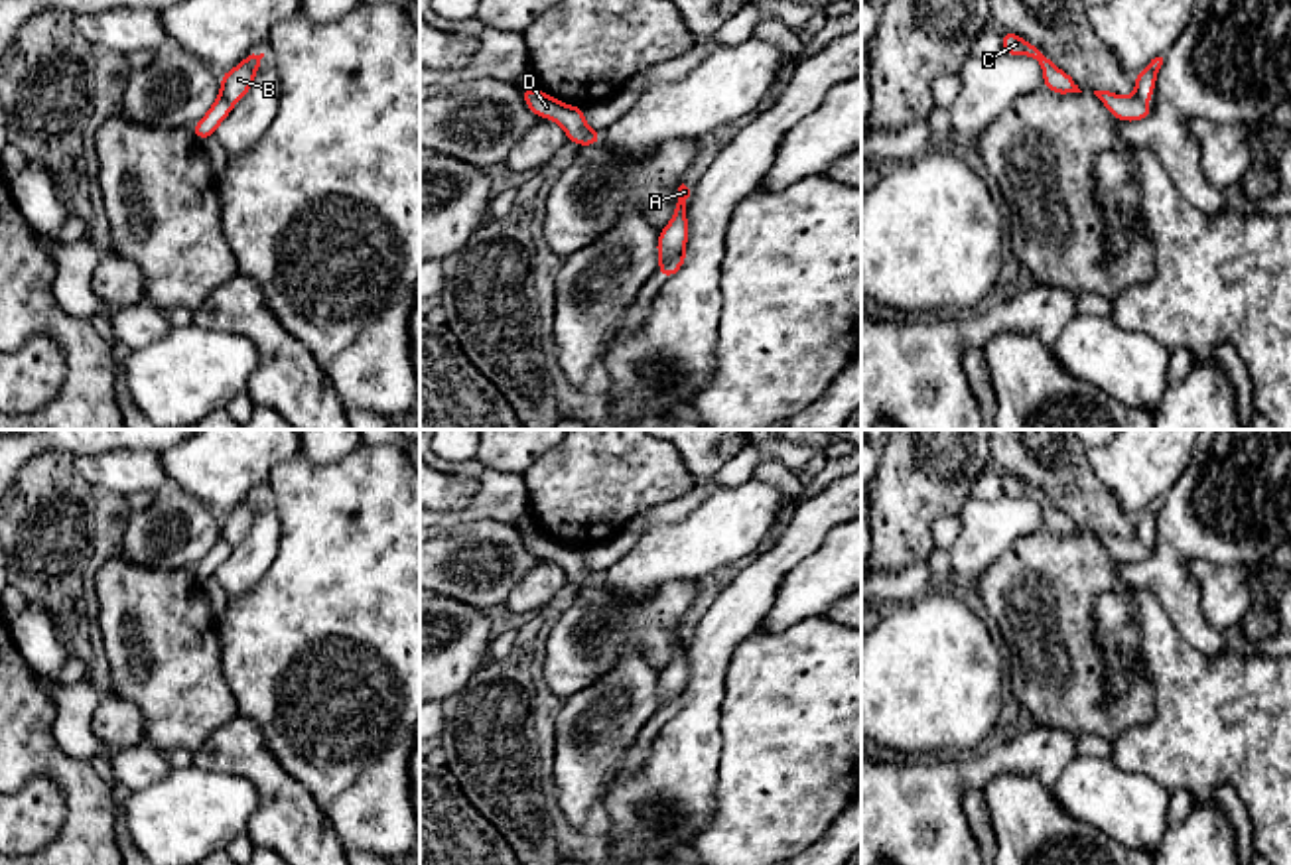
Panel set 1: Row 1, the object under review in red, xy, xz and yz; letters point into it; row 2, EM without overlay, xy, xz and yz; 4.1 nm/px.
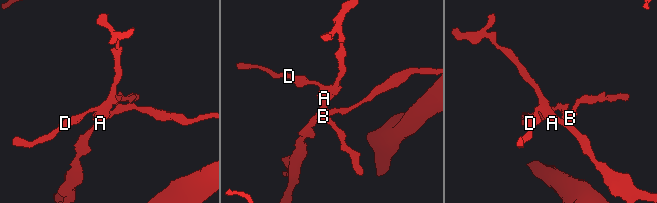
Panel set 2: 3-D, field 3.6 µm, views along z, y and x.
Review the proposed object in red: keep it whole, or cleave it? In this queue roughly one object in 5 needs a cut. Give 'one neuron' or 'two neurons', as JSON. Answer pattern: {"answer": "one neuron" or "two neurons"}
{"answer": "two neurons"}

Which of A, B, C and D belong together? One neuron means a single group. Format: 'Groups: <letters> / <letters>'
Groups: A C D / B

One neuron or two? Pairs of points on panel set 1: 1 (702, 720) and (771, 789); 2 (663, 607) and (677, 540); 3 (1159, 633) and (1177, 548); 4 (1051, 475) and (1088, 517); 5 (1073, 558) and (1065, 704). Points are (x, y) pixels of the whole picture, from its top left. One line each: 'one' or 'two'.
1: two
2: two
3: two
4: one
5: one

